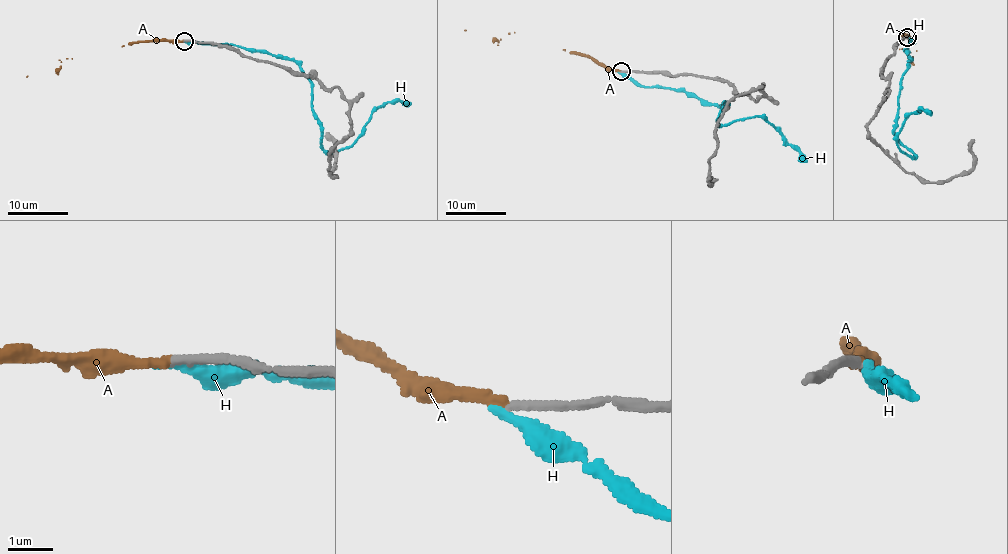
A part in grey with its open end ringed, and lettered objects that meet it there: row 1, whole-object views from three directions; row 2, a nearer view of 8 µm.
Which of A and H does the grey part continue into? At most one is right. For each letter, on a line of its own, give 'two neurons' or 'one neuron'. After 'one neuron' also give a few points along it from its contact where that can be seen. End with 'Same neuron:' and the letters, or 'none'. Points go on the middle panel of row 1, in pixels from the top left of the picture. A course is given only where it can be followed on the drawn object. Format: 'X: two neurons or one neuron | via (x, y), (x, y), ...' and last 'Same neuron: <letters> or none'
A: one neuron | via (621, 71), (607, 70), (586, 56), (563, 50), (498, 41), (464, 30)
H: two neurons
Same neuron: A

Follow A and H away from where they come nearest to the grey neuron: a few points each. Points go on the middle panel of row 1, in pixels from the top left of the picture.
A: (621, 71), (607, 70), (586, 56), (563, 50), (498, 41), (464, 30)
H: (620, 71), (644, 87), (683, 89), (709, 104), (728, 103), (722, 103), (721, 125), (759, 116), (807, 161)

